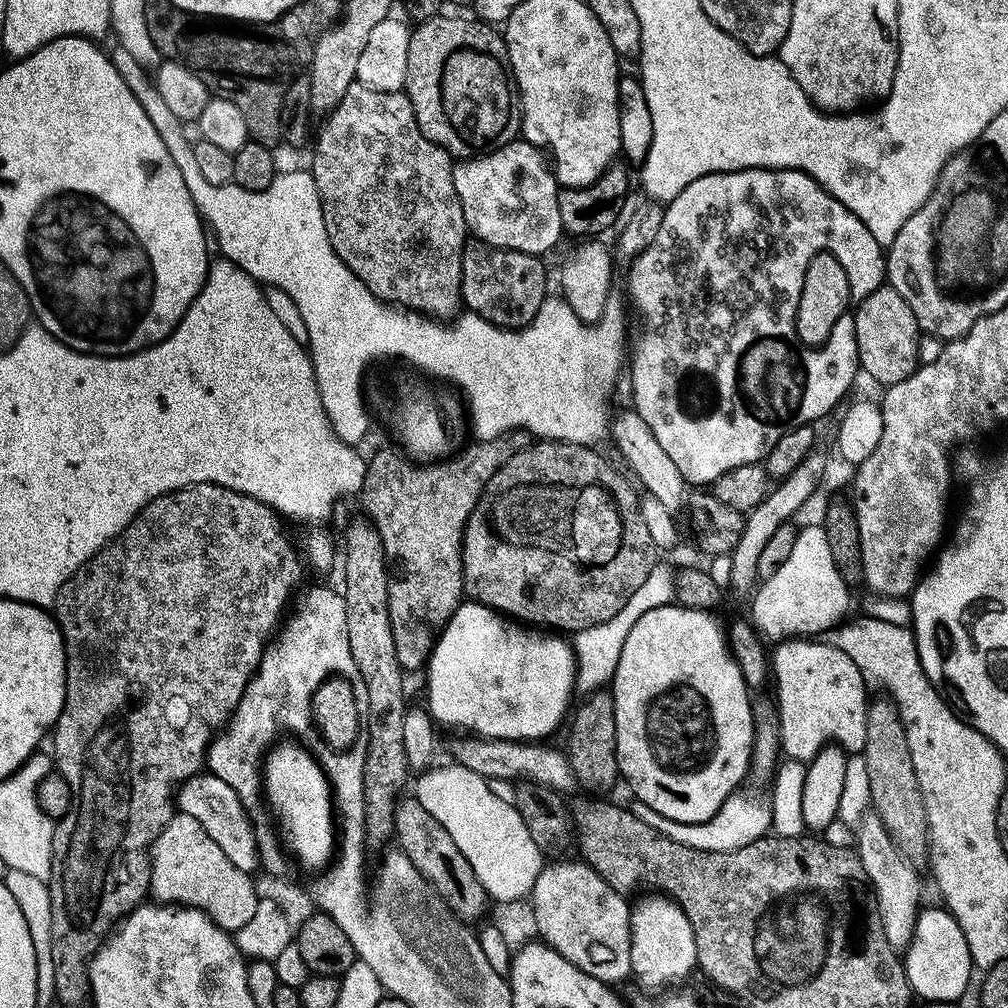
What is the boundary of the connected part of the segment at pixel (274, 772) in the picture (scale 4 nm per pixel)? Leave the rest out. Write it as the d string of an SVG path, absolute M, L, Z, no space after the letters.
M282 744L273 747L265 755L262 765L262 795L271 815L282 825L282 832L286 837L286 844L291 855L293 857L296 855L308 868L321 867L320 869L323 869L333 859L334 845L338 840L337 829L336 832L332 829L332 812L334 816L333 789L329 783L327 771L322 766L320 769L319 762L306 749L299 748L296 744Z

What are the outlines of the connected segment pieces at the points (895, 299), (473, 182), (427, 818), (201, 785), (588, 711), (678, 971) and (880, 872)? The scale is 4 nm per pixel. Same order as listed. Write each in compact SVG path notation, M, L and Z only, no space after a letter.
M881 286L872 291L853 311L859 367L881 387L896 385L919 367L919 340L922 335L914 312L896 290Z
M517 138L510 141L506 146L502 146L493 152L488 152L484 156L470 156L461 159L459 162L453 163L452 177L454 178L454 190L458 194L458 202L462 202L462 214L468 223L469 233L475 239L484 241L492 248L509 248L512 252L528 252L532 256L540 256L545 254L544 252L550 251L559 242L560 236L562 237L564 227L562 226L562 218L558 218L558 185L556 177L549 161L546 159L545 153L541 149L535 148L529 140Z
M405 795L396 805L394 840L400 843L397 844L399 851L407 854L410 862L414 862L418 871L432 883L433 890L461 920L473 922L483 914L484 907L490 904L486 885L475 876L471 859L455 845L455 838L447 832L446 826L438 822L415 795Z
M201 772L180 785L174 802L180 812L190 815L190 818L195 818L201 823L206 834L214 839L214 842L221 847L222 854L225 854L238 870L252 874L259 869L253 826L245 807L238 799L238 794L235 794L226 782L212 773Z
M599 690L583 697L580 709L570 716L572 726L568 730L568 748L566 755L576 783L582 789L589 788L592 792L608 792L621 779L620 763L618 762L618 738L614 722L614 698L611 691Z
M644 894L637 904L631 905L632 913L632 949L630 962L632 963L632 976L641 984L644 990L668 990L673 986L680 986L684 979L693 971L697 971L696 943L694 930L686 918L683 910L676 905L675 900L663 894Z
M875 814L869 815L869 820L861 826L860 833L856 836L856 844L854 843L854 851L866 870L868 883L872 885L876 905L882 918L882 930L886 930L890 946L897 950L906 949L912 943L917 913L922 908L920 880L916 877L919 876L917 869L904 859L886 826Z

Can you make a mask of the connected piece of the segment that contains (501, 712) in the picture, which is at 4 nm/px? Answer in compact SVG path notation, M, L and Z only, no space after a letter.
M461 602L432 648L427 672L426 709L437 725L462 728L463 733L485 740L540 742L569 715L568 699L576 687L576 655L563 635L505 618L486 604Z

